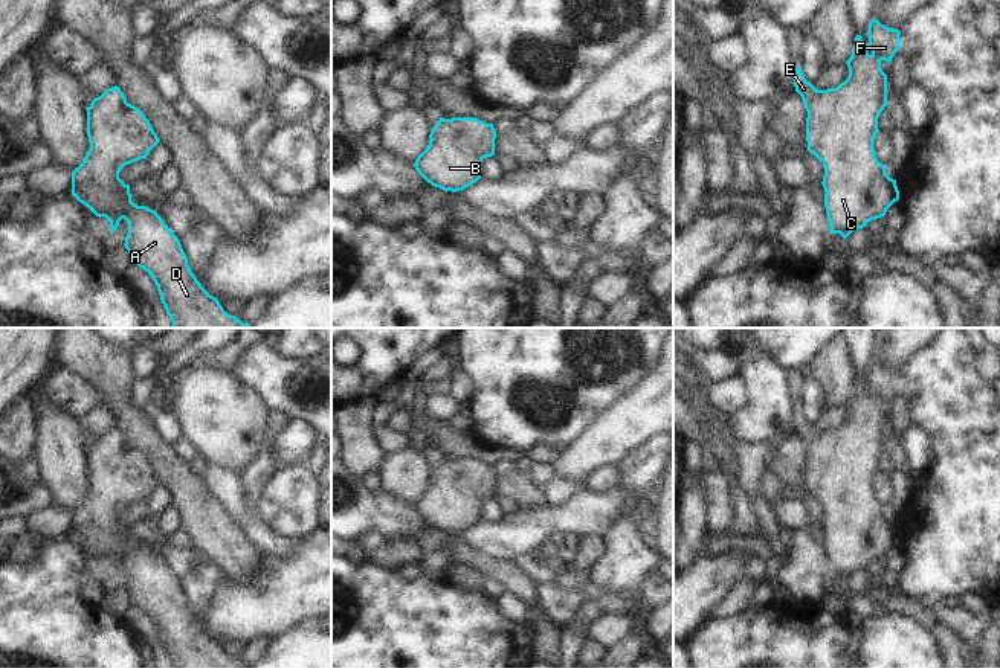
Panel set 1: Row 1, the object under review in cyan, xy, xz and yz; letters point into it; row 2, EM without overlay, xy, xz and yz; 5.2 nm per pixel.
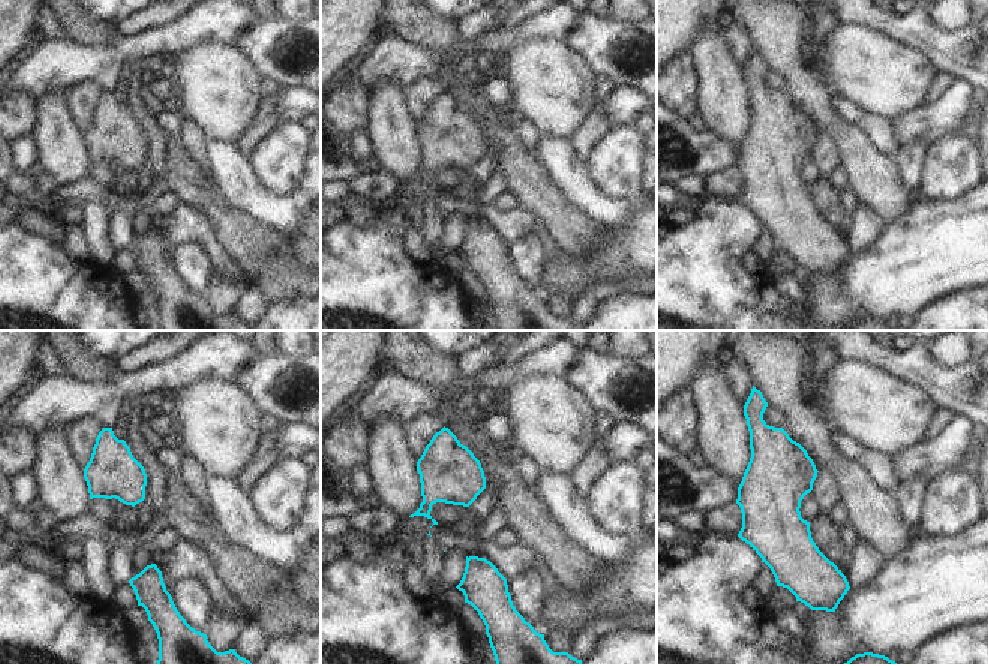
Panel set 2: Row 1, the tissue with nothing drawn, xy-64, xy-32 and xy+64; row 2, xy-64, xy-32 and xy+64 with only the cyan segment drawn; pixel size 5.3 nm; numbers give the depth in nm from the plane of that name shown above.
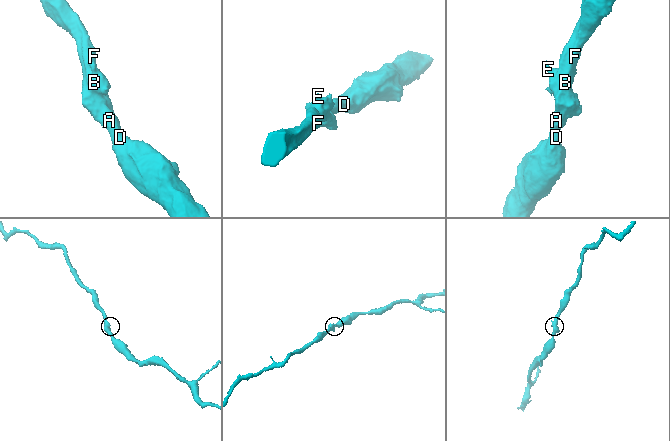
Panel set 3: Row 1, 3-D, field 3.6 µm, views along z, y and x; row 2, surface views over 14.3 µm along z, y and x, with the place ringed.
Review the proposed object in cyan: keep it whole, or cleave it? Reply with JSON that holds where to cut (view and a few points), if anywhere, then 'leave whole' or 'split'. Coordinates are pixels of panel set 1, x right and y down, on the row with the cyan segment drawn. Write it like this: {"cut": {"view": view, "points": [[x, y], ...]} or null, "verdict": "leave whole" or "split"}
{"cut": null, "verdict": "leave whole"}

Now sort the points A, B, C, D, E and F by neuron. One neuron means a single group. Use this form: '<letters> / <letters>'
A B C D E F

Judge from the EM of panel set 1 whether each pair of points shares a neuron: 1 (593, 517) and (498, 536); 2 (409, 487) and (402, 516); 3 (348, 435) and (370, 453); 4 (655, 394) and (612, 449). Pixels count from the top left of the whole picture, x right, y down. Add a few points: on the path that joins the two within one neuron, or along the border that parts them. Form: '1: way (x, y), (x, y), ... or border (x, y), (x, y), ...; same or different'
1: way (570, 517), (538, 522), (521, 533); same
2: border (380, 488), (396, 500), (412, 508); different
3: way (353, 439), (365, 452); same
4: way (645, 407), (617, 435); same

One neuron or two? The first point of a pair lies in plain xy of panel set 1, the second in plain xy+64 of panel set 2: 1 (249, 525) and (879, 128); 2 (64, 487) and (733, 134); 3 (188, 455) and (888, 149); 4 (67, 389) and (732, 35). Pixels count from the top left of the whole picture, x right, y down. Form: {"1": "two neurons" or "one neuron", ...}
{"1": "one neuron", "2": "one neuron", "3": "one neuron", "4": "one neuron"}

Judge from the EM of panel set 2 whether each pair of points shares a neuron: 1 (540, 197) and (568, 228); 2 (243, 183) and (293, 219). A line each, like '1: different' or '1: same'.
1: same
2: same

